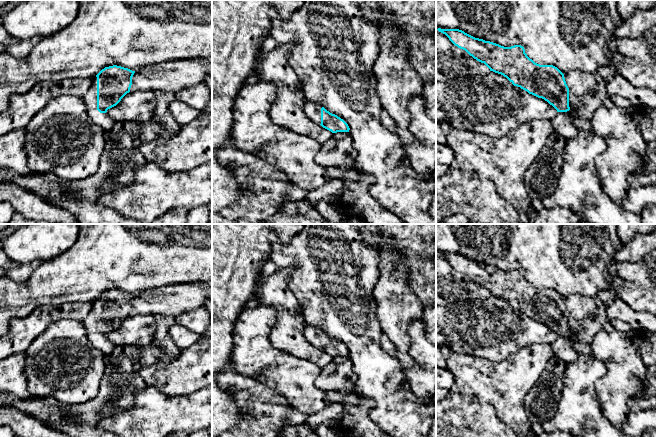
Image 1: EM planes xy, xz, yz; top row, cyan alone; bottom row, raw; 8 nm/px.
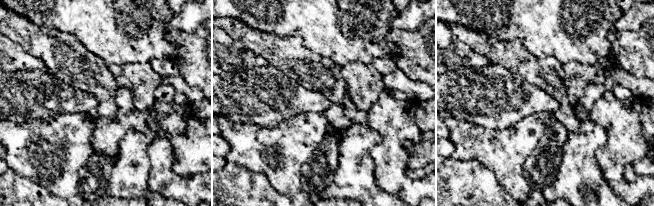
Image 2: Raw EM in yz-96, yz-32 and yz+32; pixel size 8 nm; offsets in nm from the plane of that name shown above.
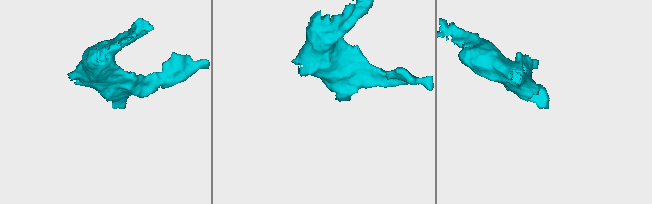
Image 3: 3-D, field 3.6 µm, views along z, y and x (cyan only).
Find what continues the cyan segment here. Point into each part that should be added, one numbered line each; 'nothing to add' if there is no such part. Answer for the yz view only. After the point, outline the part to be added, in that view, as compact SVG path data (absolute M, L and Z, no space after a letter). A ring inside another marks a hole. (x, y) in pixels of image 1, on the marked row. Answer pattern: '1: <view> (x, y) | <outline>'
1: yz (561, 123) | M569 111L557 112L551 122L553 130L564 136L566 139L575 138L579 132L571 122L571 113Z

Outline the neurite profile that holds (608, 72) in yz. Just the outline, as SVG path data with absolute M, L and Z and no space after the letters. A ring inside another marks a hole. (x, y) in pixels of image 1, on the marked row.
M611 63L607 66L602 66L597 70L597 74L599 74L606 83L616 77L618 74L617 70L615 69L614 65Z

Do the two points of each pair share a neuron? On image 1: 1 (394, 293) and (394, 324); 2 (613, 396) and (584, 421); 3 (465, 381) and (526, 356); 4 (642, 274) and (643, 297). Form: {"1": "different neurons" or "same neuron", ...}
{"1": "same neuron", "2": "different neurons", "3": "same neuron", "4": "same neuron"}

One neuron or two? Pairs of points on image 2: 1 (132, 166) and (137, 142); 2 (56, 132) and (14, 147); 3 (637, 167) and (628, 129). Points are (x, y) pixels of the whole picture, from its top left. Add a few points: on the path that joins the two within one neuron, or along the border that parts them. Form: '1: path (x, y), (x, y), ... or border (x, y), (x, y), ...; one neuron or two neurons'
1: path (132, 160), (133, 148); one neuron
2: path (46, 134), (39, 134), (24, 146); one neuron
3: border (643, 153), (625, 166), (624, 177), (627, 181); two neurons

